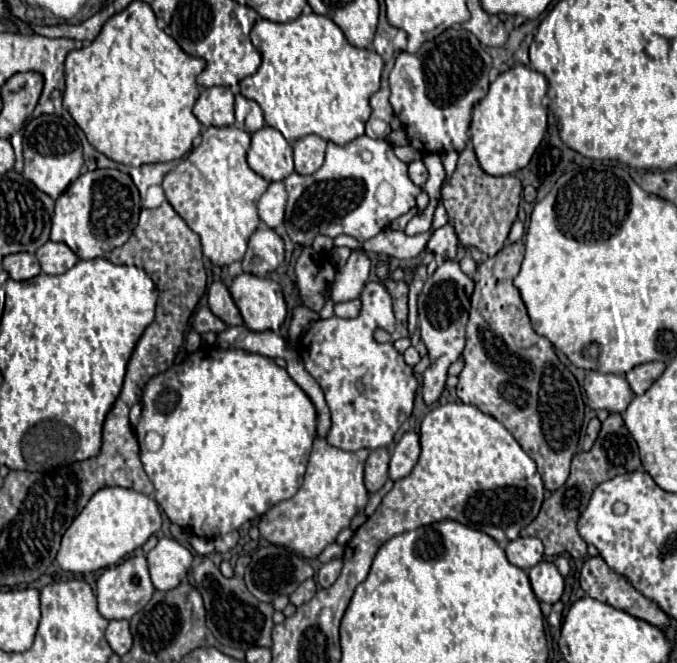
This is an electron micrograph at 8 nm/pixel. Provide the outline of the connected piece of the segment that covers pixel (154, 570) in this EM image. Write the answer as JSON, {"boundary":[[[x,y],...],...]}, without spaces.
{"boundary":[[[162,536],[148,552],[148,570],[156,590],[172,590],[184,578],[192,564],[192,554],[174,538]]]}

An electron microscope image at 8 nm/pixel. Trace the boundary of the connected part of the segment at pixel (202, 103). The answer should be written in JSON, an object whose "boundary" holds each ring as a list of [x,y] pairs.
{"boundary":[[[224,86],[204,88],[194,104],[194,116],[208,126],[232,126],[234,124],[234,94]]]}

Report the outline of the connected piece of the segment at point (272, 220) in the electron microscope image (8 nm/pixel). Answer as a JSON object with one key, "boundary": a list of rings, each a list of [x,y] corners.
{"boundary":[[[272,182],[268,190],[258,200],[258,214],[262,222],[270,228],[276,228],[284,220],[284,208],[286,208],[286,190],[282,182]]]}

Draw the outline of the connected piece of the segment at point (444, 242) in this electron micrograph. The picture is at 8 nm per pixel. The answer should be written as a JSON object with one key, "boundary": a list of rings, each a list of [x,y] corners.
{"boundary":[[[448,222],[446,226],[442,228],[436,228],[426,244],[426,248],[434,254],[438,254],[440,258],[444,260],[452,260],[456,256],[456,250],[458,250],[458,238],[456,238],[456,232],[452,228],[452,224]]]}

